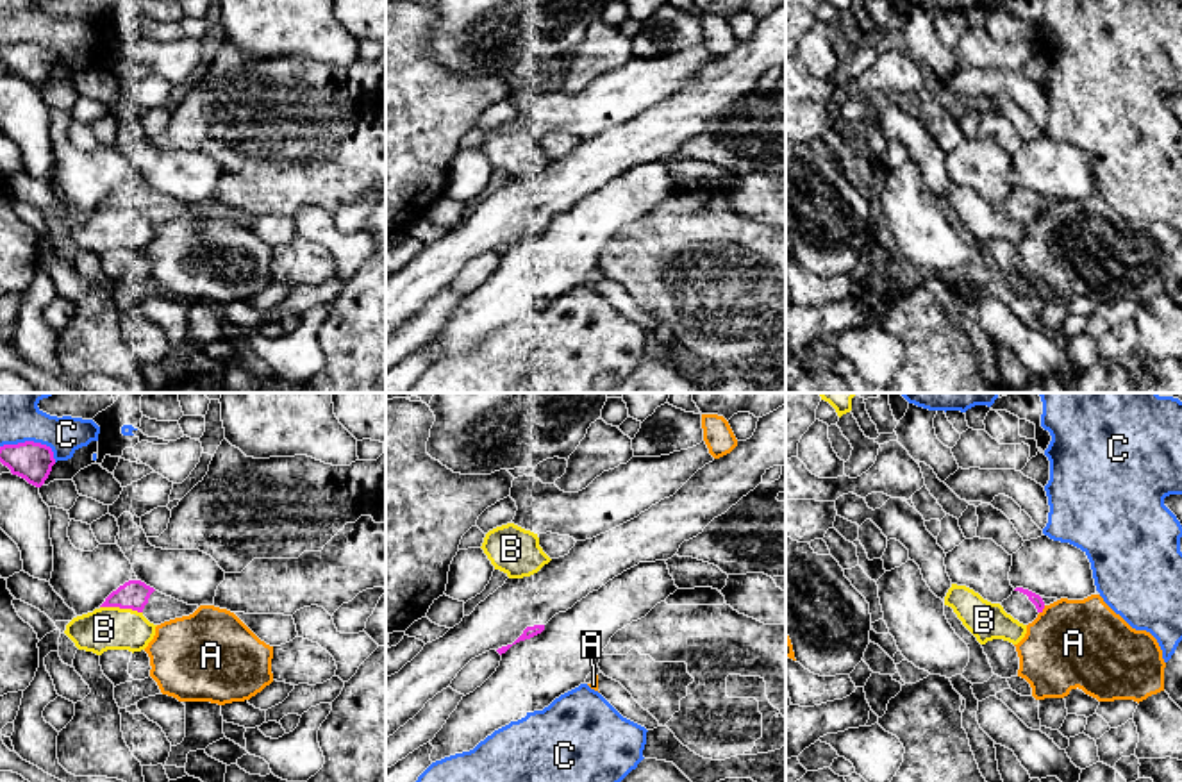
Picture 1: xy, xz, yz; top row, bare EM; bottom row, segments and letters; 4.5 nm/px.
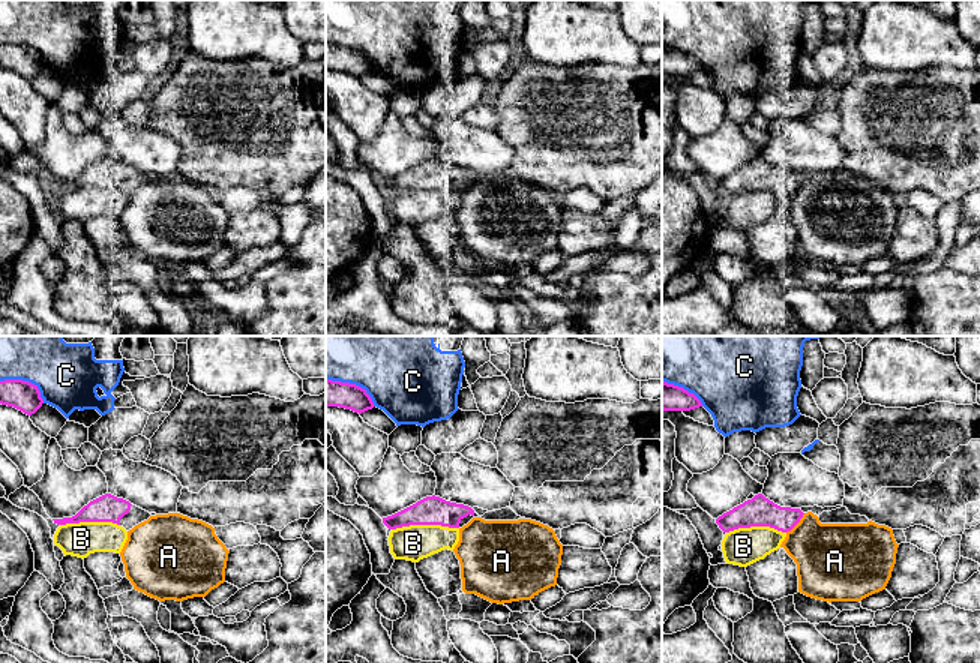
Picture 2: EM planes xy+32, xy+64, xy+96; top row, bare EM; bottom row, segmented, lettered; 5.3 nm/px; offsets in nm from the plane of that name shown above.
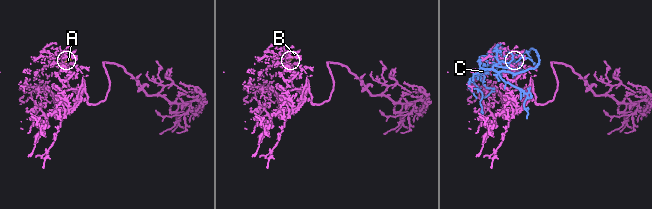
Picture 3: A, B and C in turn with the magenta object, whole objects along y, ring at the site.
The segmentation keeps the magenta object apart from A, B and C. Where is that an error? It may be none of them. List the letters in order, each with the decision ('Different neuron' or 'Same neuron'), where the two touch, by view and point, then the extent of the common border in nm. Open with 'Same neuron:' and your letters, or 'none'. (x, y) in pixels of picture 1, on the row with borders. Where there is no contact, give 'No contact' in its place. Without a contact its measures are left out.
Same neuron: none
A: Different neuron. Touches magenta at yz (1043, 607). Shared border 50 nm
B: Different neuron. Touches magenta at xy (122, 607). Shared border 190 nm
C: Different neuron. Touches magenta at xy (33, 441). Shared border 260 nm

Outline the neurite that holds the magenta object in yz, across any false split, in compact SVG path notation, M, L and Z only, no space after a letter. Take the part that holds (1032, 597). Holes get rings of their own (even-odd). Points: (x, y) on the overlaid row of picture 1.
M1016 587L1012 595L1000 603L1007 614L1023 625L1032 623L1045 609L1045 602L1039 595Z

